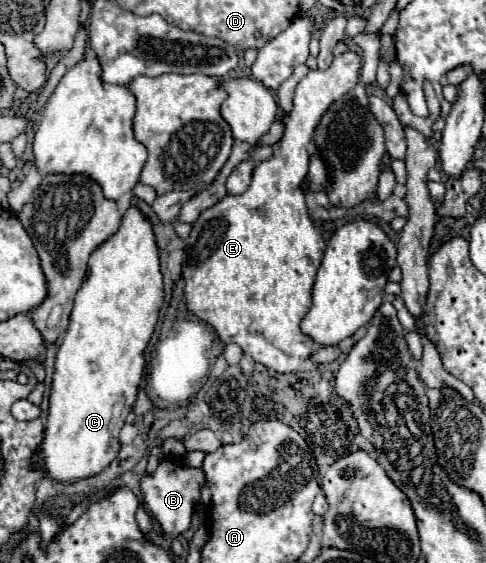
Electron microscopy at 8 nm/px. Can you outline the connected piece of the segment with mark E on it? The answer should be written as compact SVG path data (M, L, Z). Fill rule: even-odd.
M346 52L344 56L334 58L328 70L310 68L294 90L292 110L280 116L284 126L282 138L272 146L272 156L254 166L248 190L238 196L228 194L218 204L204 210L192 224L192 232L184 246L182 278L188 312L208 322L216 330L222 344L232 342L240 346L244 354L254 358L254 362L280 374L296 372L302 360L308 360L316 348L316 344L300 332L300 320L306 316L312 304L310 294L326 248L324 238L314 228L306 212L304 190L300 188L308 170L308 146L312 142L312 132L328 106L348 94L358 80L360 56L356 52Z

